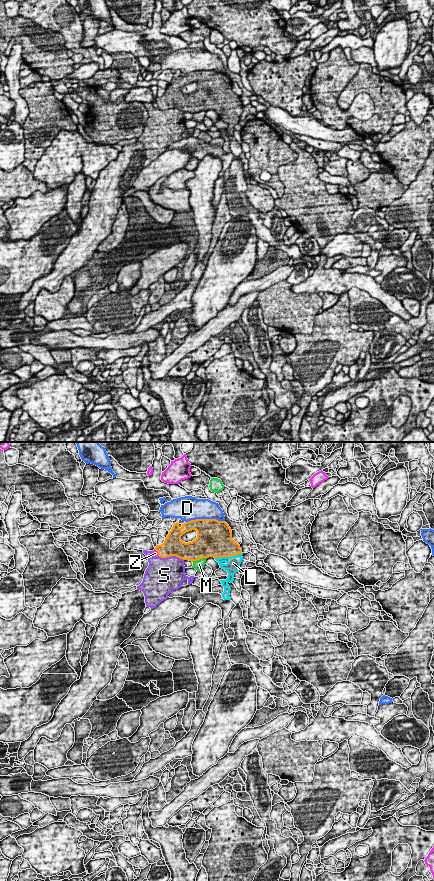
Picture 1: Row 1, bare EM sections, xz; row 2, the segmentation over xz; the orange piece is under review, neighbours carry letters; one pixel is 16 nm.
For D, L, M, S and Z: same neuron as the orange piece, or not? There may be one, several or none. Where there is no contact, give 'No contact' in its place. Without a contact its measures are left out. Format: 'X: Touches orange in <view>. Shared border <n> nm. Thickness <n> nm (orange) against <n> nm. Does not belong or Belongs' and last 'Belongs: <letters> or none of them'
D: Touches orange in xz. Shared border 600 nm. Thickness 480 nm (orange) against 340 nm. Does not belong
L: Touches orange in xz. Shared border 440 nm. Thickness 420 nm (orange) against 220 nm. Belongs
M: Touches orange in xz. Shared border 240 nm. Thickness 380 nm (orange) against 160 nm. Does not belong
S: Touches orange in xz. Shared border 420 nm. Thickness 320 nm (orange) against 440 nm. Does not belong
Z: Touches orange in xz. Shared border 130 nm. Thickness 280 nm (orange) against 90 nm. Does not belong
Belongs: L

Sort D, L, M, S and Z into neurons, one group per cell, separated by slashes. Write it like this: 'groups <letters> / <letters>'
groups D / L / M / S / Z

